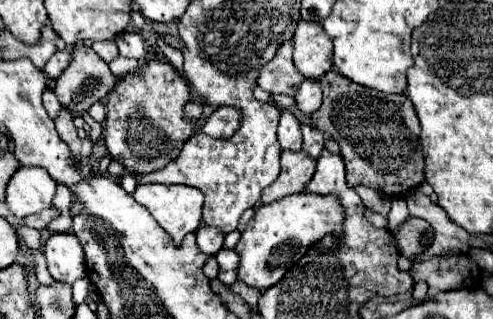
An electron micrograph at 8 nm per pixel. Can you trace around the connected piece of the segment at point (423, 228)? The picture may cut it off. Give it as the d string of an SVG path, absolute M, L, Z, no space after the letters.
M409 217L395 233L395 243L397 249L403 257L417 257L421 255L431 243L433 243L433 227L417 217Z

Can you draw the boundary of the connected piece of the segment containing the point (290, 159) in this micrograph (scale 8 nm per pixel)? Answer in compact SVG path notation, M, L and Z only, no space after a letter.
M283 151L281 153L281 173L263 191L261 205L269 205L281 197L301 193L315 173L315 161L303 151Z

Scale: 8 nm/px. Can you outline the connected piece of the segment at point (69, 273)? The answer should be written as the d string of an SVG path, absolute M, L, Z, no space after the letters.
M53 233L47 239L43 253L53 279L73 283L87 275L83 249L73 233Z

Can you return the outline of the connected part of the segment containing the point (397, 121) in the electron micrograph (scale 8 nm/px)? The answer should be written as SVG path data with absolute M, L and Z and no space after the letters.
M327 71L319 79L319 85L323 89L323 105L321 105L321 109L317 109L317 113L311 115L311 125L339 143L341 155L347 165L349 187L367 185L367 187L377 189L383 195L395 197L395 195L405 195L409 189L413 189L425 181L423 153L417 153L419 133L421 133L419 119L415 115L413 103L407 99L407 95L403 95L403 93L389 95L389 93L381 93L377 89L357 85L337 71Z

